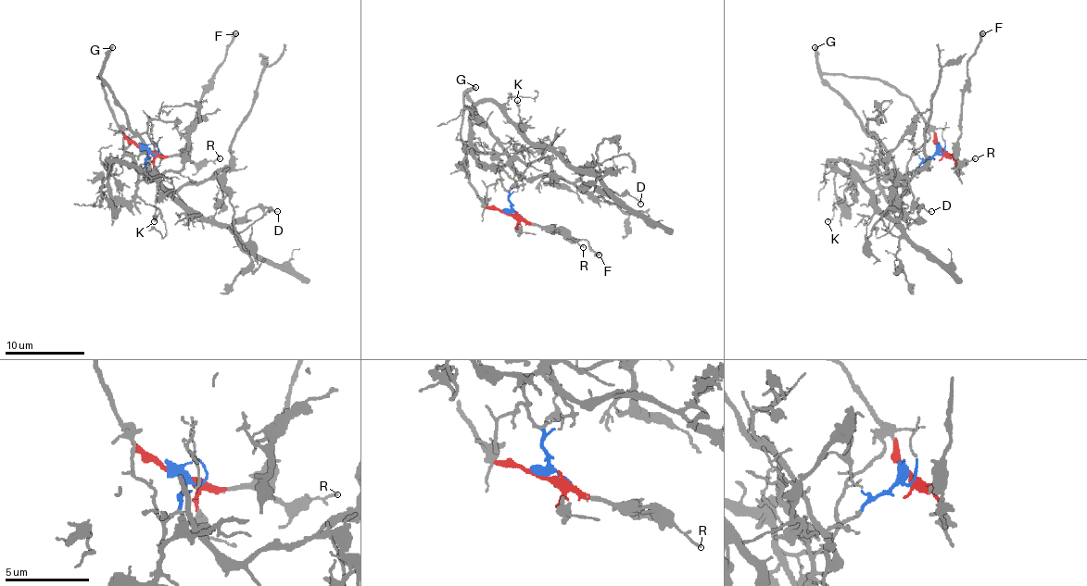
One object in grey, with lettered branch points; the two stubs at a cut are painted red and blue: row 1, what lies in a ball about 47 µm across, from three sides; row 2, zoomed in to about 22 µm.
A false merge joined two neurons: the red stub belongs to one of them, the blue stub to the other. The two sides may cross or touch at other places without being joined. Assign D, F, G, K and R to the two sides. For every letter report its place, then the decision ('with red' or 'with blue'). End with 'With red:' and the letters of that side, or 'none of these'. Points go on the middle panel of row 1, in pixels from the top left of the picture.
D: (640, 204) | with blue
F: (599, 255) | with red
G: (475, 87) | with red
K: (517, 100) | with blue
R: (583, 247) | with red
With red: F, G, R

